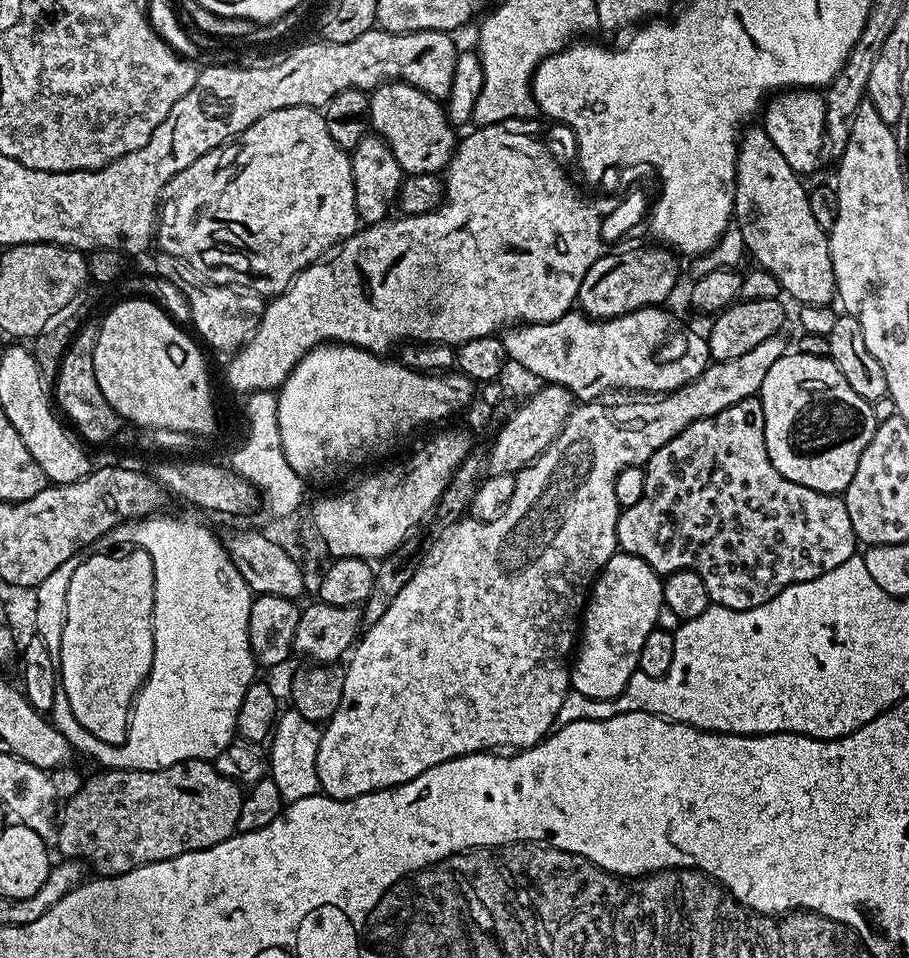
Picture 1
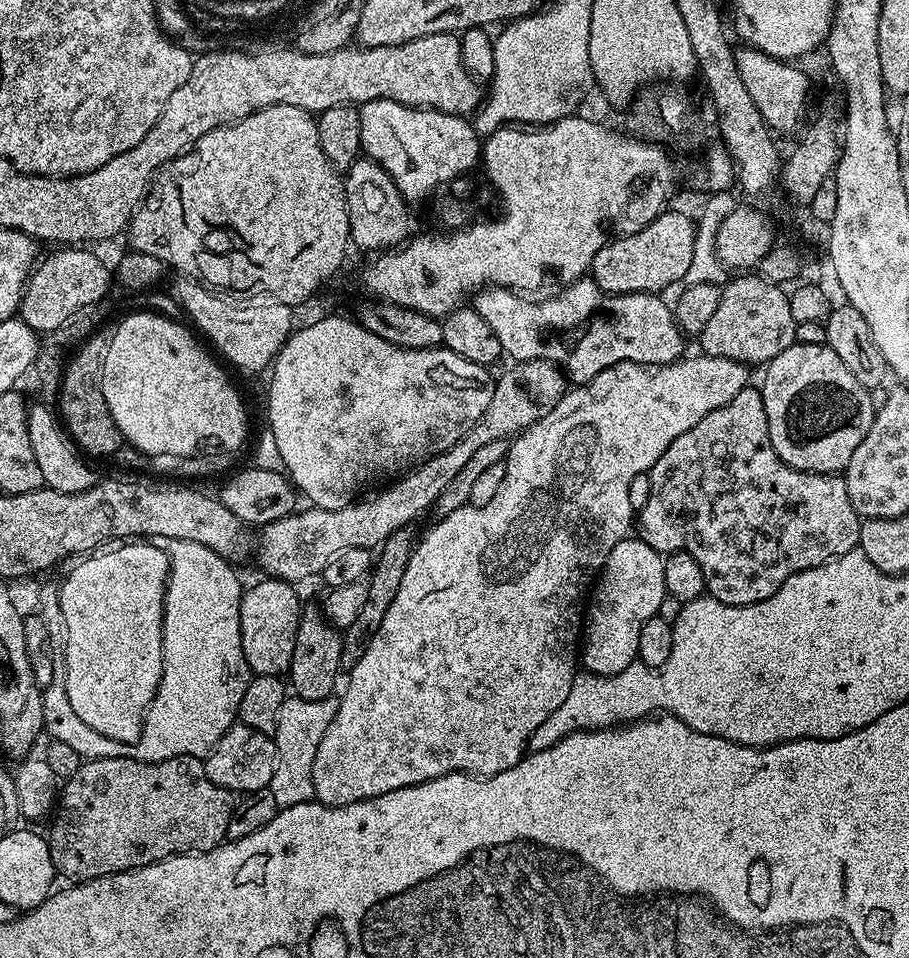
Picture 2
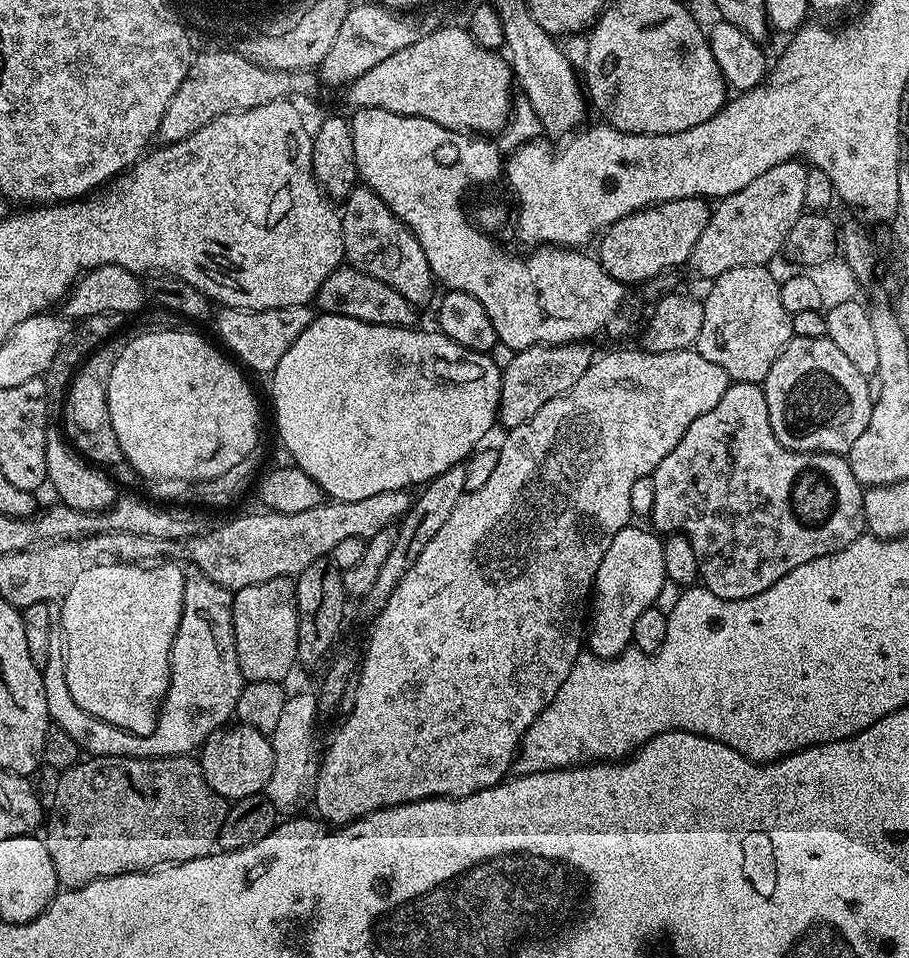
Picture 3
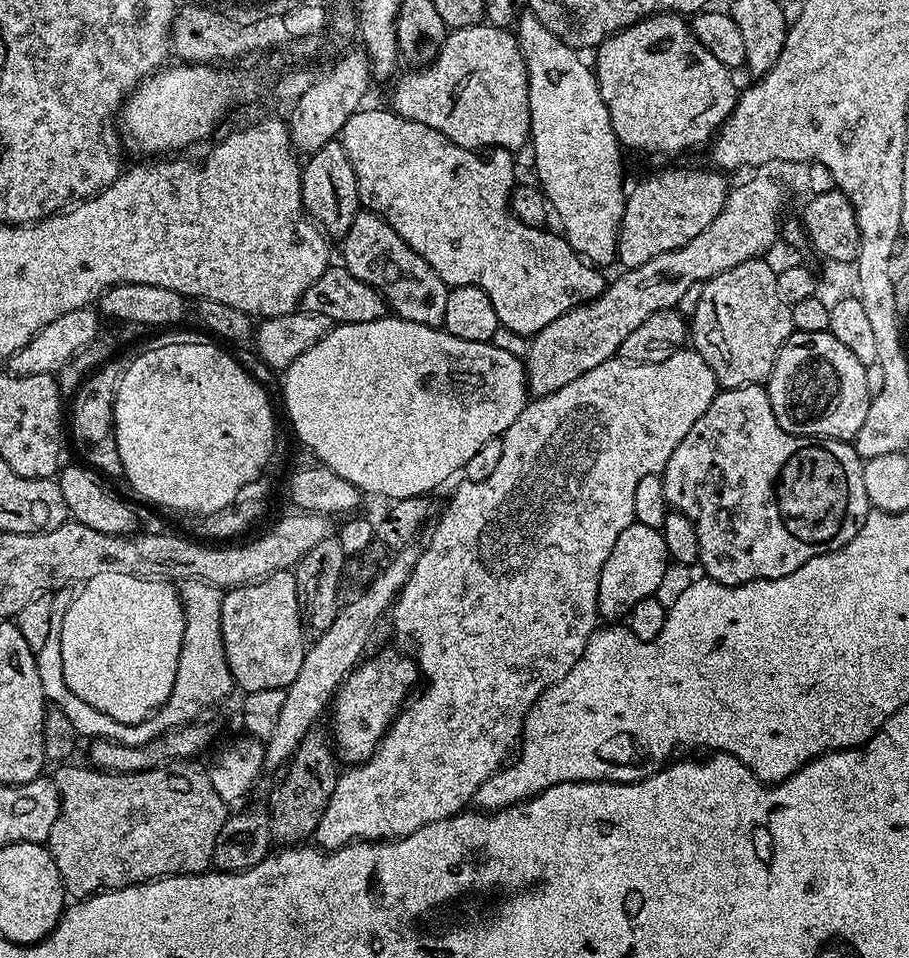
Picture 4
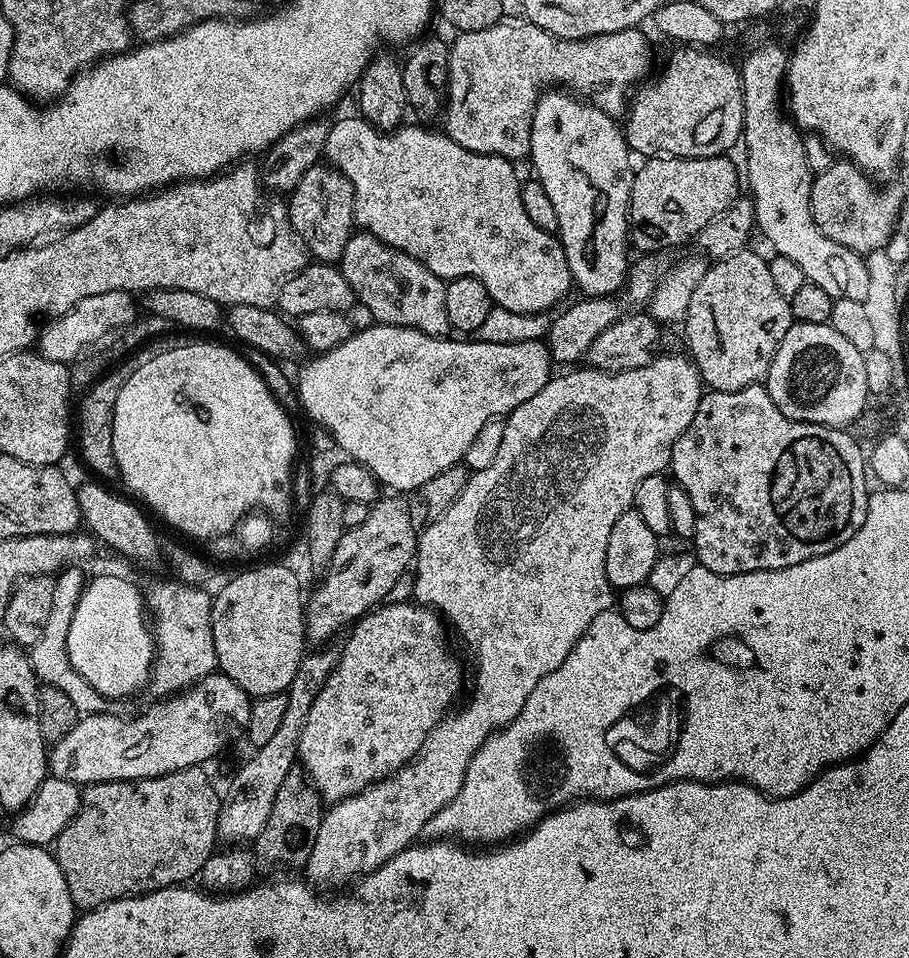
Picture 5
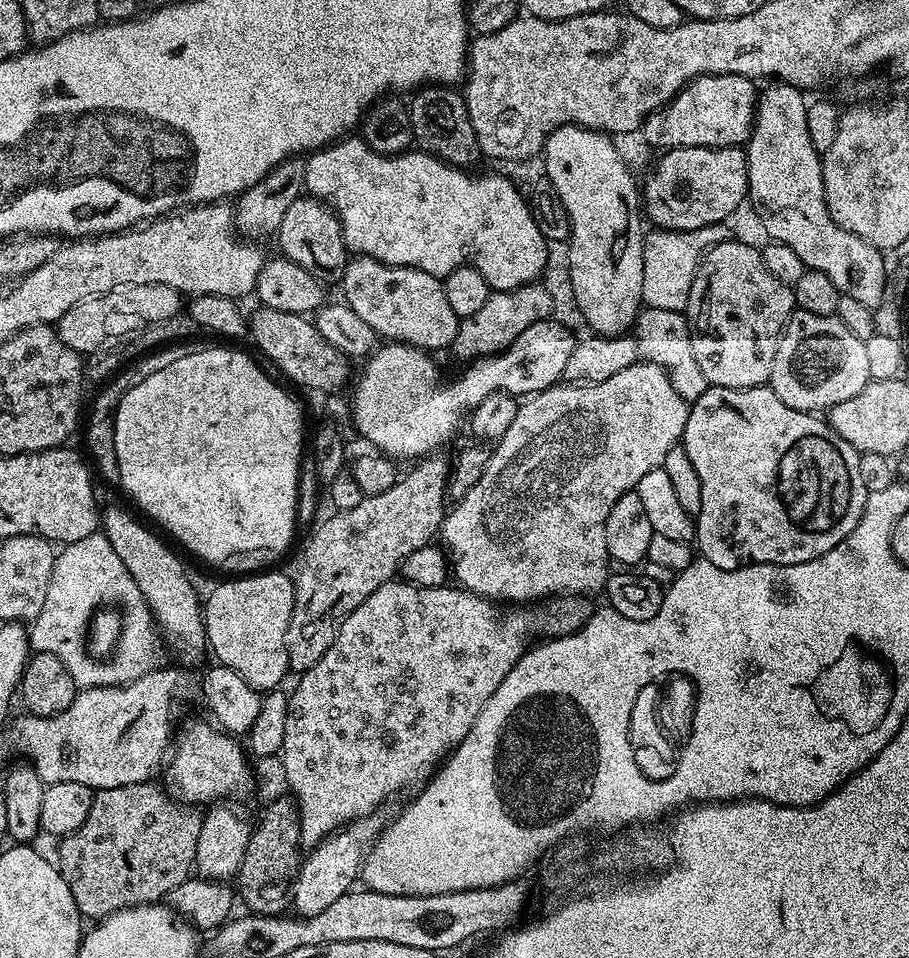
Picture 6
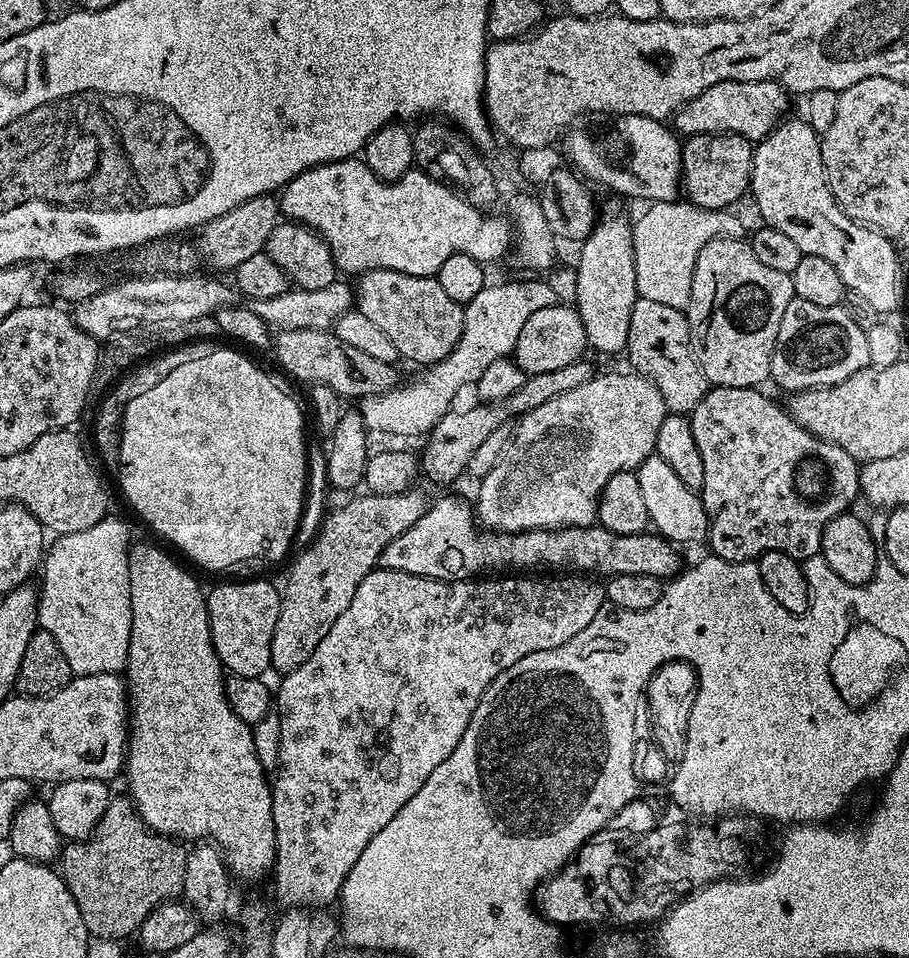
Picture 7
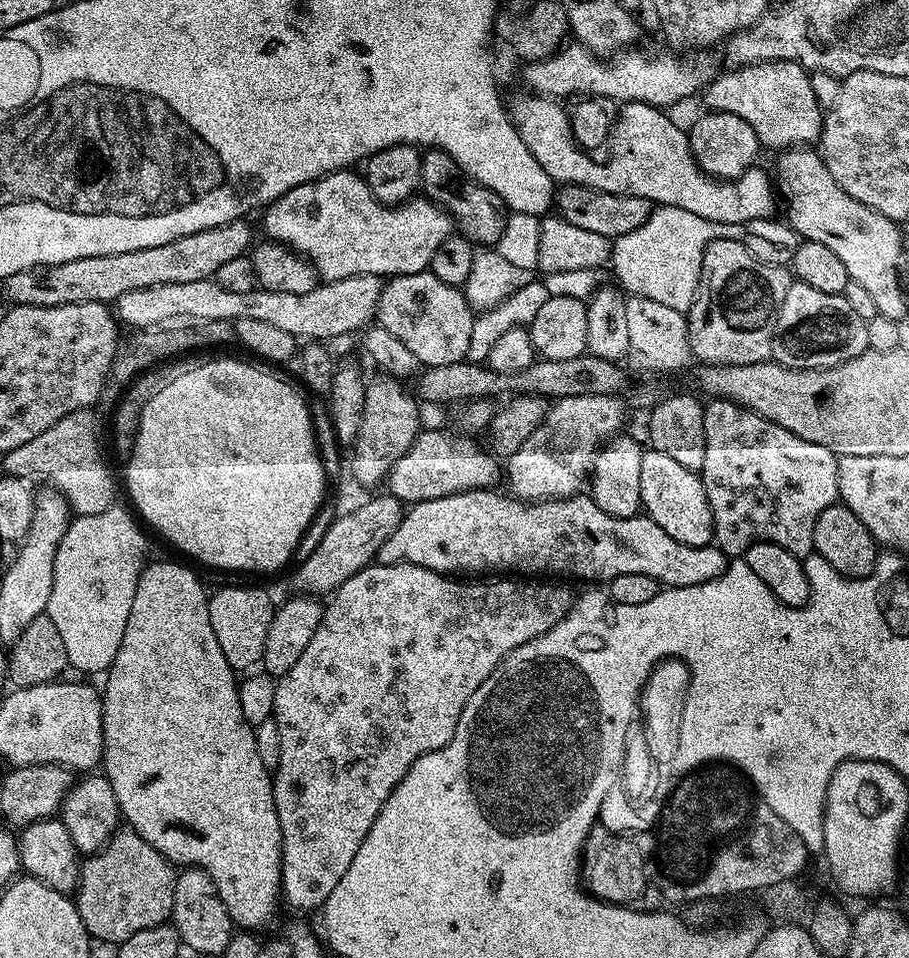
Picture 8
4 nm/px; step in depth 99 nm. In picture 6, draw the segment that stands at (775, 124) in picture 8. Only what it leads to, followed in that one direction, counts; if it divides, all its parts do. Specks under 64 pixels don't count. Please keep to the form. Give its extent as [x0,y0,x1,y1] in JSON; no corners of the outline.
[642,74,758,150]

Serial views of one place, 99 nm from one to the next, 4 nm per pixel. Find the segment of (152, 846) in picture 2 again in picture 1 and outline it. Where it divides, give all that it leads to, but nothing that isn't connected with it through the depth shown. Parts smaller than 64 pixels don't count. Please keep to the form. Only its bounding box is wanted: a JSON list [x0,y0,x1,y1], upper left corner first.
[56,760,245,876]

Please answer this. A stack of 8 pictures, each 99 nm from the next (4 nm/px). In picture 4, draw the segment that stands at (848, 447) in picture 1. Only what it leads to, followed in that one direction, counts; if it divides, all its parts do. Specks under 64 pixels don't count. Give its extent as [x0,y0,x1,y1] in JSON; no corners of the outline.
[766,331,870,441]

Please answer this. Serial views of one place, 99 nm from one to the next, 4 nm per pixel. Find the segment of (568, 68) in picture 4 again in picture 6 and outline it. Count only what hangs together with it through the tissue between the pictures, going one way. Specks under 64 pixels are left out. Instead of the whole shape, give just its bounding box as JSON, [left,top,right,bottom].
[542,124,646,336]

